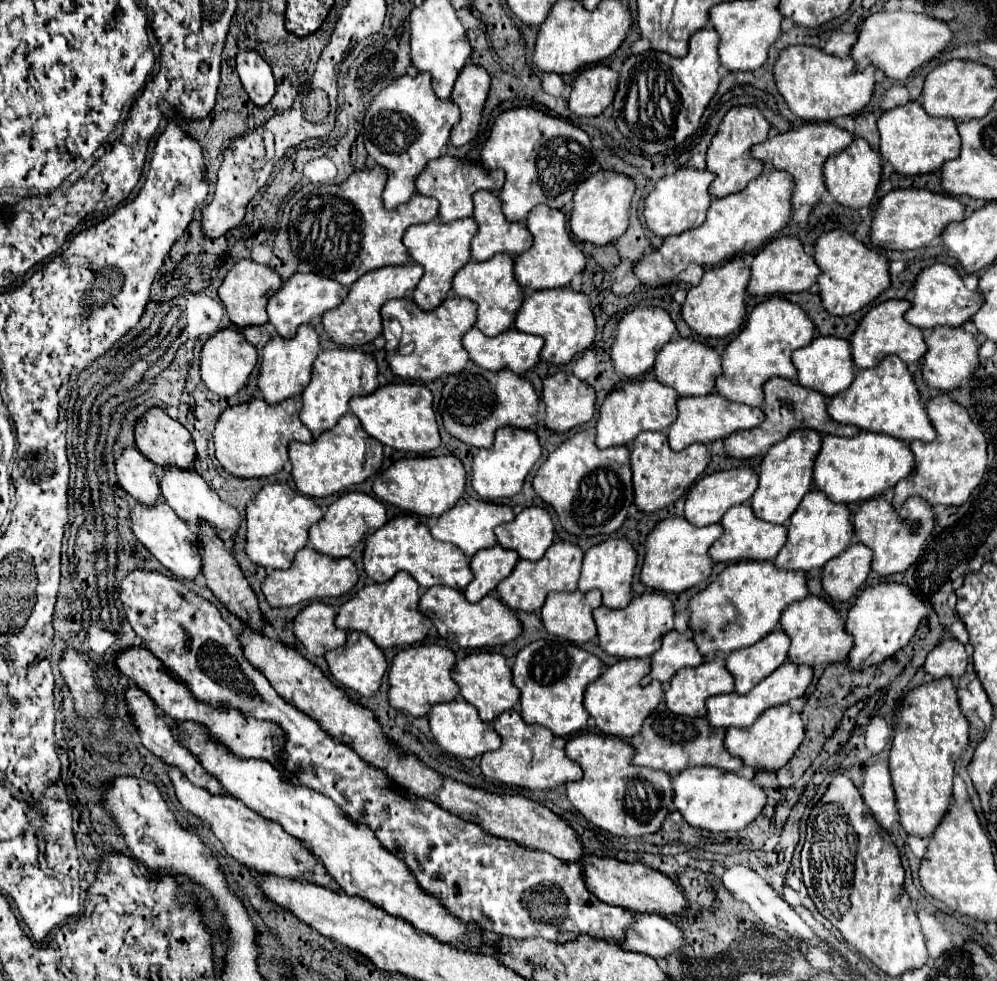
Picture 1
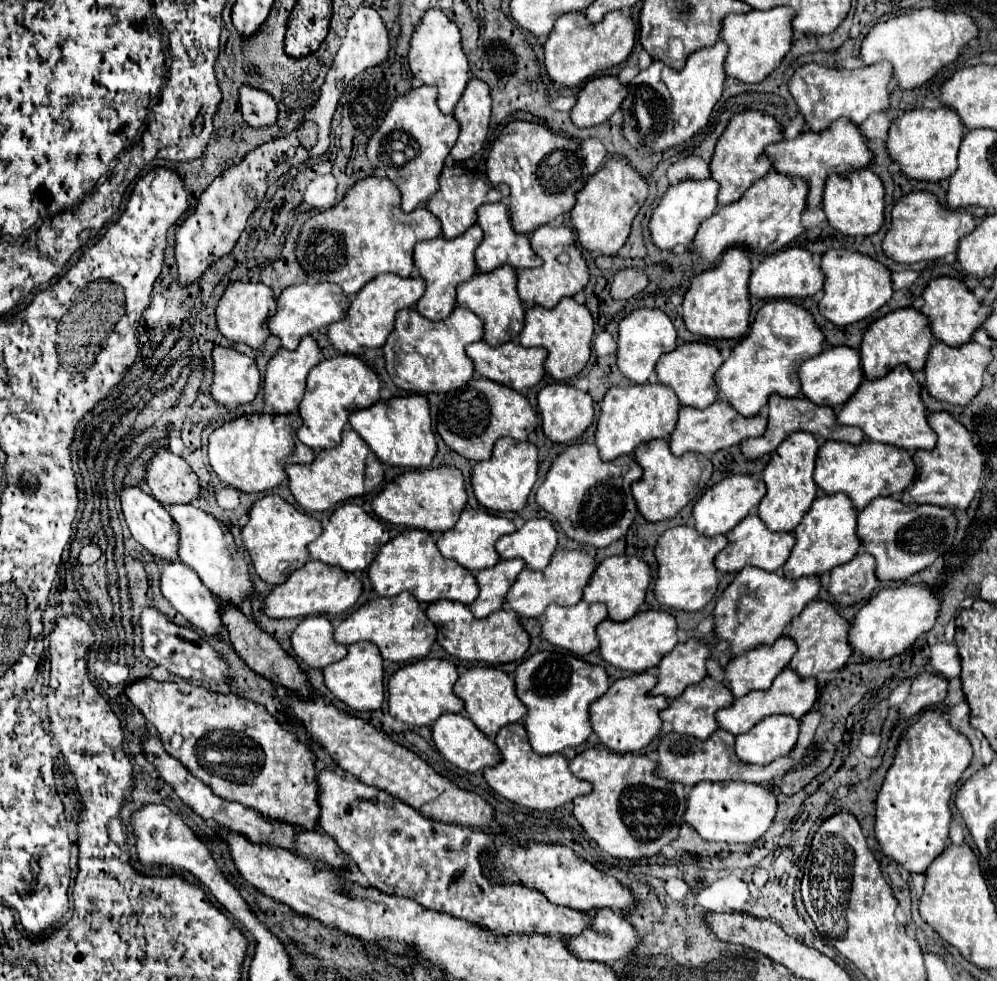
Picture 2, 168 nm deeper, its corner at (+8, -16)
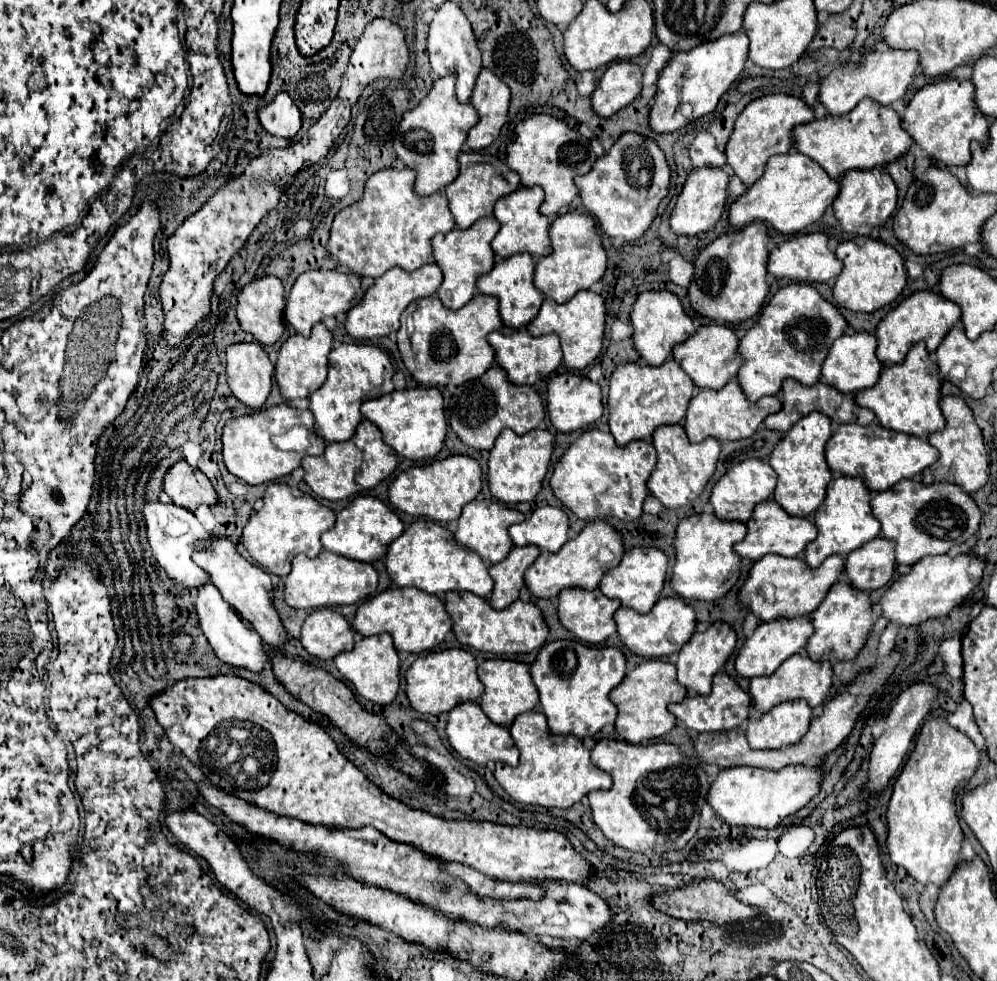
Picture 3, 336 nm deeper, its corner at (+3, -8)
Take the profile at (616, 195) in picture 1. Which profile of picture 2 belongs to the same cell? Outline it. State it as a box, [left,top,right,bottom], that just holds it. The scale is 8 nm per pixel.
[570,160,648,256]

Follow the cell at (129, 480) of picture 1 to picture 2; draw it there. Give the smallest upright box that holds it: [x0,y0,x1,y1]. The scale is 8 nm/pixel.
[120,486,178,560]

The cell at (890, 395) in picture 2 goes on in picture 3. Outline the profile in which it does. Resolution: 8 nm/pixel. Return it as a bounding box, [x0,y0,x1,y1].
[855,344,945,438]

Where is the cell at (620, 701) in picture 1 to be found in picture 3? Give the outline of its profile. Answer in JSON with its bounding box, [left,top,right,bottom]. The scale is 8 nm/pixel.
[611,660,687,744]

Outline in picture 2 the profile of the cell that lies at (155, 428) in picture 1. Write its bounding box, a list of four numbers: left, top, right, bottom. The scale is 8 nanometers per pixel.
[146,448,198,506]

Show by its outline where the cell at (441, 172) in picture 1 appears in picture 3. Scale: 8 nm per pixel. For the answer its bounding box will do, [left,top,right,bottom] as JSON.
[445,152,517,228]

